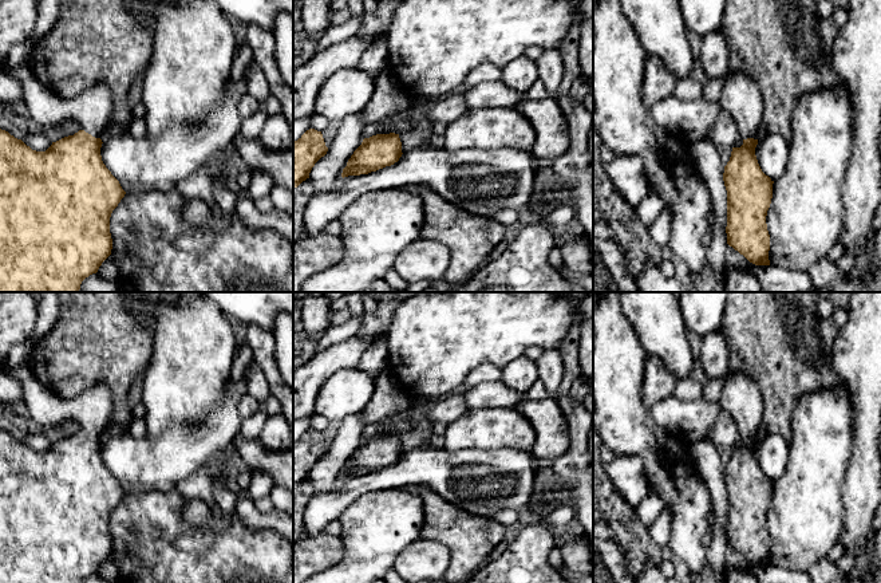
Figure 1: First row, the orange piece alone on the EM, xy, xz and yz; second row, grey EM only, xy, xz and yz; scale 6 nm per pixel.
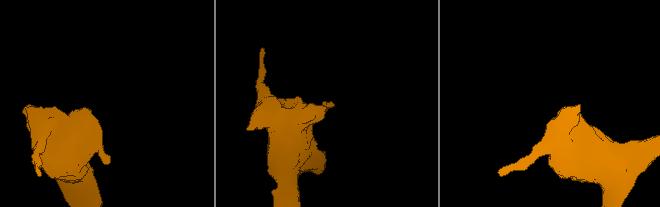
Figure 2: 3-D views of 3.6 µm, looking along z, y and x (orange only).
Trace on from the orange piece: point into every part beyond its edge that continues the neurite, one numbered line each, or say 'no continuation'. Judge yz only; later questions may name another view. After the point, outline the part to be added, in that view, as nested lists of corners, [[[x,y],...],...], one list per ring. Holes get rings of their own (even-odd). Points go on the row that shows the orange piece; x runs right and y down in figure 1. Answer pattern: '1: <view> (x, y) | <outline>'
1: yz (741, 97) | [[[730,70],[719,102],[732,115],[742,139],[760,134],[765,102],[759,87],[748,76]]]

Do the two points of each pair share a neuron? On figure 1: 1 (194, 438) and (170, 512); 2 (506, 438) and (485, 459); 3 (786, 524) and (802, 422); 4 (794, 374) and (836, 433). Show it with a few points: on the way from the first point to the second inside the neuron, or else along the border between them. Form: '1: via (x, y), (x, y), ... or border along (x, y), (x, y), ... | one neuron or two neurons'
1: border along (170, 488), (139, 495) | two neurons
2: border along (463, 449), (517, 449), (526, 452) | two neurons
3: via (804, 499), (804, 448) | one neuron
4: border along (838, 383), (805, 394), (795, 405), (790, 420) | two neurons

